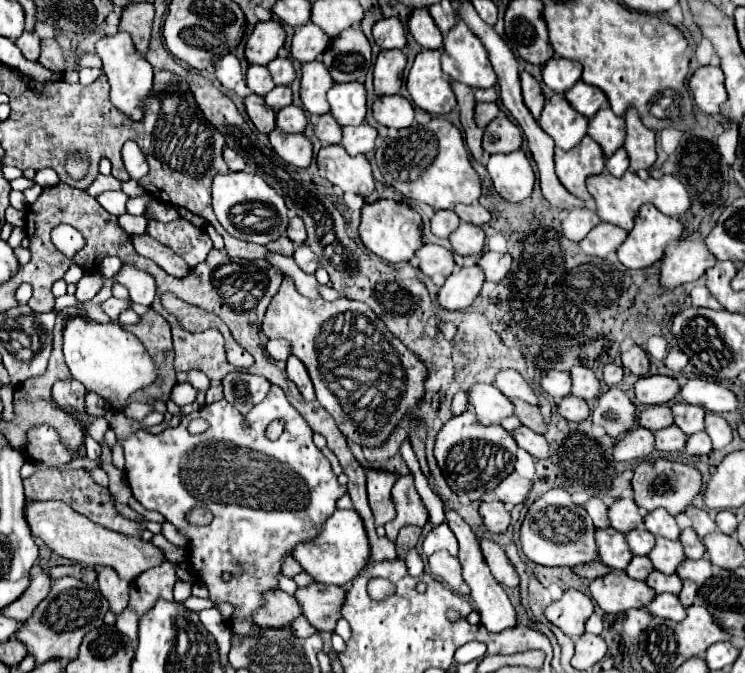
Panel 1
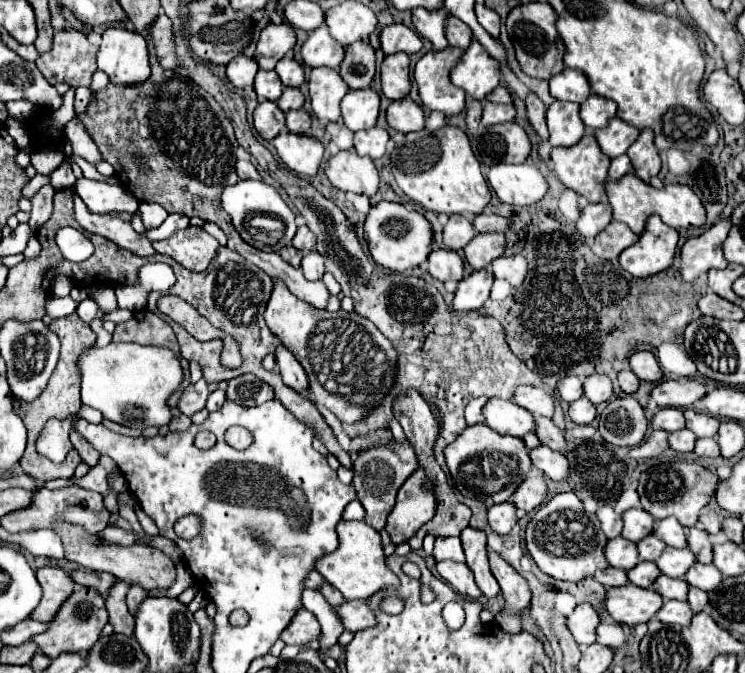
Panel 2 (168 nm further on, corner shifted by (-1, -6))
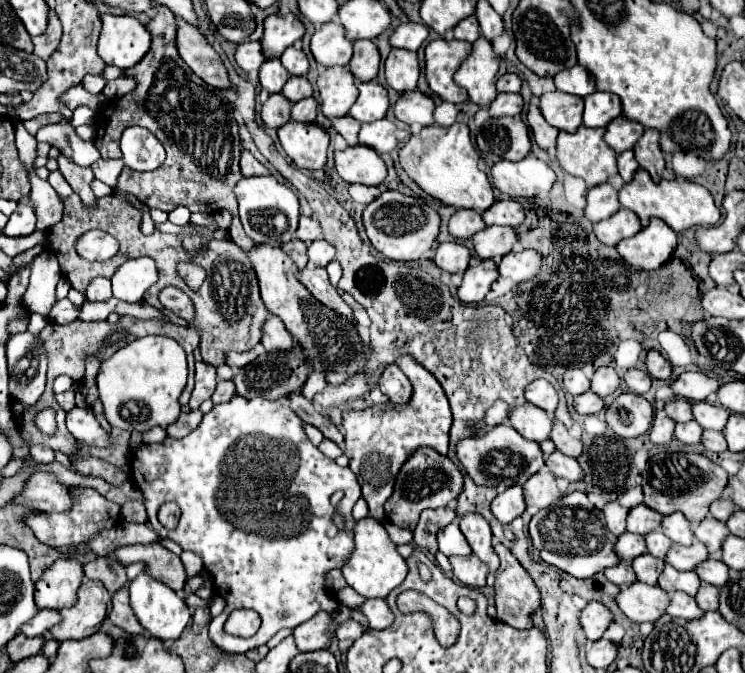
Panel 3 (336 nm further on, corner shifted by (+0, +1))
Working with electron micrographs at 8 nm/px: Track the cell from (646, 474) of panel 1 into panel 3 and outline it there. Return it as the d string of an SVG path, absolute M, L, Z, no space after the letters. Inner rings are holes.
M658 453L648 459L642 471L644 503L660 515L682 511L690 523L700 523L712 501L720 497L728 483L728 473L700 453Z

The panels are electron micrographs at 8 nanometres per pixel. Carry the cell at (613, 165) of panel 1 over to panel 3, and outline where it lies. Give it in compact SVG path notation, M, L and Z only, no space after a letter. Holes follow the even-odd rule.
M624 151L624 153L618 155L618 173L622 175L624 181L630 181L638 167L640 167L640 165L638 165L638 161L634 159L634 153L632 153L632 151Z

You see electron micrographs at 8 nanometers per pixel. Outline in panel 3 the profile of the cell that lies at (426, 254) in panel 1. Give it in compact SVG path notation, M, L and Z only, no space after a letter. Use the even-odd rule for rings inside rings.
M440 243L434 261L448 273L464 273L470 261L470 251L460 243Z

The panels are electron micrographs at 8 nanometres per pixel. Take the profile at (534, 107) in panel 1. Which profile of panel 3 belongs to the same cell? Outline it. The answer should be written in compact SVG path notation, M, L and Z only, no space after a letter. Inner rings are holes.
M532 101L532 103L530 103L530 107L528 107L528 125L530 125L532 133L534 133L536 143L538 143L542 149L546 149L548 153L552 153L552 151L554 151L554 147L556 147L558 129L546 123L546 119L542 117L540 107L538 107L538 103L536 103L536 101Z

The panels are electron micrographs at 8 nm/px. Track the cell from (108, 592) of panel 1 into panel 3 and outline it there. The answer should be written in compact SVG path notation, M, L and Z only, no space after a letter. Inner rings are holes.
M126 587L124 589L118 589L112 595L112 611L110 611L108 619L116 627L120 627L120 629L124 629L128 633L134 633L136 635L136 633L142 633L144 631L142 625L136 621L136 615L132 613L130 605L128 605L128 589Z

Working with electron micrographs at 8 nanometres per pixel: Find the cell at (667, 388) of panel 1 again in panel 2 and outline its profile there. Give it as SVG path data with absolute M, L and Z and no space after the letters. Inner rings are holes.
M665 380L651 392L651 402L659 408L687 408L707 394L707 386L697 380Z

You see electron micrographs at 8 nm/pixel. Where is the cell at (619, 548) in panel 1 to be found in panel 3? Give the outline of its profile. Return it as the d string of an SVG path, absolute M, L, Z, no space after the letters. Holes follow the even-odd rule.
M622 533L616 541L616 555L620 559L634 559L638 555L646 553L646 543L642 535L634 535L634 533Z

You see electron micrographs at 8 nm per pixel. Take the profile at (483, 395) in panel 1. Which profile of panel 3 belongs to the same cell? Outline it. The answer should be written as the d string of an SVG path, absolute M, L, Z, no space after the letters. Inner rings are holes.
M530 403L510 407L508 423L516 431L520 431L526 439L532 439L538 443L548 439L552 429L552 419L546 415L546 411L542 411L540 407L532 407Z

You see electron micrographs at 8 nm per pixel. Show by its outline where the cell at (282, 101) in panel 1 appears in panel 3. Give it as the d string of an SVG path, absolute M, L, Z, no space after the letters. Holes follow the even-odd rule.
M290 77L290 79L286 81L284 89L282 89L282 95L284 95L288 101L296 103L296 101L306 99L306 97L312 95L312 85L306 81L306 77Z

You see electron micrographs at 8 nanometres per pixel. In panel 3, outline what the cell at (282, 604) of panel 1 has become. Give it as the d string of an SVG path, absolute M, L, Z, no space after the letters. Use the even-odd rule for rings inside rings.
M320 611L316 617L304 621L298 625L292 635L296 641L296 647L300 651L316 651L316 649L326 649L330 645L328 639L328 627L330 627L330 615Z

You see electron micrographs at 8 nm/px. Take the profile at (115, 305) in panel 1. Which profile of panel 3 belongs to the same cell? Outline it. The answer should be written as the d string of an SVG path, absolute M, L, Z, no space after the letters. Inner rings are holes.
M60 299L50 311L50 319L56 323L72 323L80 317L80 309L82 307L74 305L70 299Z

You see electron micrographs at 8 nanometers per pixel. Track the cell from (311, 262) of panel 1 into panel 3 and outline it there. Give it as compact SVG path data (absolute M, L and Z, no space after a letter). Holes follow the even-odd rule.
M316 239L308 243L308 259L316 267L326 267L334 259L334 247L324 239Z

